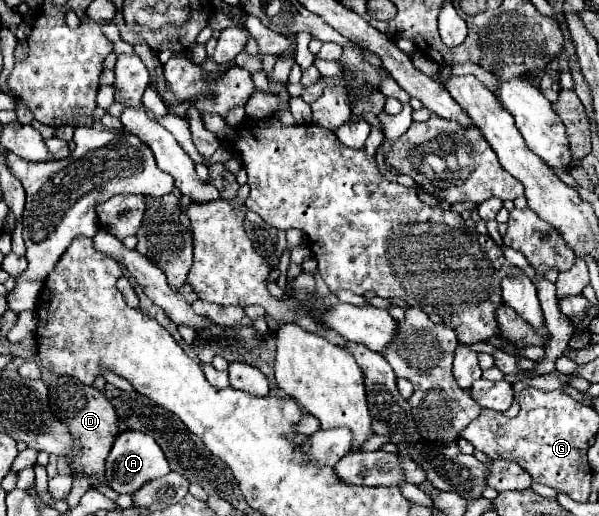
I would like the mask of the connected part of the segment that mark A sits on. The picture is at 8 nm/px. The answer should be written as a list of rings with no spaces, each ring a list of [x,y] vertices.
[[[130,429],[122,431],[116,437],[116,441],[112,445],[112,451],[106,459],[108,485],[118,493],[134,493],[146,481],[164,477],[168,473],[170,473],[170,467],[166,463],[166,457],[162,455],[162,449],[158,447],[158,443],[150,435],[146,435],[142,431],[130,431]]]

